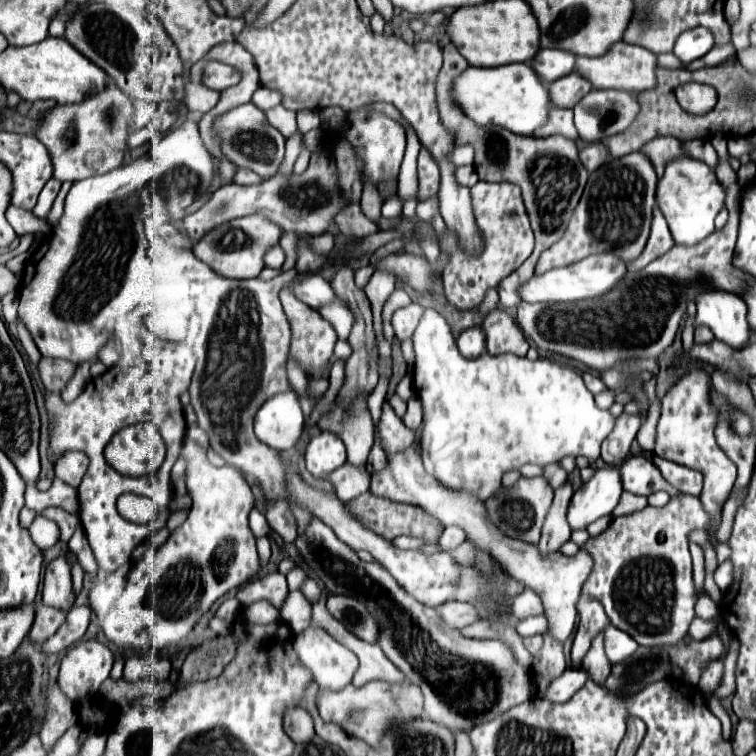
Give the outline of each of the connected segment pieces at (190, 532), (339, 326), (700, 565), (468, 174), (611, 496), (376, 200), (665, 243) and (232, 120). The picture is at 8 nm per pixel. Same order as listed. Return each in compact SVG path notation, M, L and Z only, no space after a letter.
M184 437L182 449L180 449L180 455L178 455L178 457L186 461L186 489L188 489L188 493L190 493L194 505L192 505L192 509L190 509L188 519L168 537L168 541L166 541L162 547L148 549L148 551L144 553L144 557L132 565L132 569L130 569L130 573L128 573L128 579L126 579L124 593L116 599L114 607L110 609L110 613L106 615L106 619L102 621L100 627L102 627L104 635L106 635L106 639L108 639L110 643L114 643L116 647L120 647L120 649L134 649L134 651L140 651L140 653L156 653L156 655L168 653L170 647L176 647L178 641L186 639L186 637L194 631L196 623L210 611L210 607L212 607L222 595L226 595L226 593L228 593L230 589L234 589L234 587L244 585L244 583L246 583L250 577L254 577L254 575L258 573L258 569L260 569L260 559L258 559L258 553L256 553L256 537L252 535L252 531L250 531L250 527L248 527L248 513L250 513L252 507L254 507L254 495L252 495L252 491L250 491L246 479L244 479L234 467L214 467L214 465L208 461L208 457L206 457L206 449L204 449L202 445L198 445L196 441L192 441L190 437Z
M336 297L334 301L322 305L318 311L324 319L328 319L334 325L334 329L338 333L338 339L348 341L348 335L350 335L352 325L354 325L354 315L352 315L348 303L342 301L340 297Z
M689 544L689 550L692 556L693 562L693 580L694 584L696 585L697 589L702 589L703 582L705 578L705 571L704 571L704 557L702 548L695 544Z
M466 165L466 167L458 167L456 169L456 181L464 187L472 187L474 183L478 183L478 175L474 171L472 165Z
M614 465L598 467L590 481L572 495L568 523L572 529L586 529L592 521L610 515L622 495L620 469Z
M364 187L364 193L362 193L362 213L364 213L370 221L378 223L380 217L382 217L382 215L380 215L380 207L382 207L382 199L378 197L376 189Z
M656 207L654 209L654 221L652 221L652 231L650 231L650 239L646 243L646 249L642 251L642 255L638 259L634 259L632 263L628 263L628 271L642 271L642 267L646 267L648 263L652 263L654 259L658 259L660 255L664 255L670 249L670 231L668 231L668 223L662 215L662 211Z
M244 103L240 107L234 107L234 109L226 111L224 115L216 117L216 121L212 125L212 133L218 137L222 153L236 167L250 169L264 179L276 175L276 171L284 159L284 135L276 127L266 123L266 115L254 103Z

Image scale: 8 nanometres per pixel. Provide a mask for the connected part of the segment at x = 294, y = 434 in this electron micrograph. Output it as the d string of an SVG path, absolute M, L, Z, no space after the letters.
M284 391L270 397L254 417L254 433L258 441L276 451L292 449L304 433L304 415L298 395Z

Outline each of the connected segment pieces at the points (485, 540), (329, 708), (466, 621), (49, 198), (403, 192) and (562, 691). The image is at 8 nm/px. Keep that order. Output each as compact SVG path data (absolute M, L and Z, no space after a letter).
M418 443L406 447L404 451L386 451L386 467L371 475L370 491L390 501L418 505L430 511L430 515L438 517L444 525L460 525L466 531L468 539L474 541L480 549L490 551L490 555L498 559L498 563L510 573L510 577L532 587L542 597L542 603L546 605L546 617L550 619L550 631L556 639L564 641L572 633L576 621L576 601L594 567L594 561L586 555L584 549L580 549L572 557L554 553L546 559L538 553L536 545L520 543L502 535L486 517L486 509L480 499L474 499L470 491L450 491L450 487L442 487L442 483L438 483L438 479L434 479L434 475L430 475L422 467L422 449L418 447Z
M370 681L364 687L346 685L342 691L324 691L318 695L320 717L328 723L344 727L350 735L364 739L370 745L378 745L382 731L402 717L402 721L422 715L422 693L416 685L396 687L382 681Z
M446 601L442 603L442 607L436 609L438 617L454 629L462 629L466 625L472 625L474 621L478 621L478 615L474 611L474 607L470 603L460 603L460 601Z
M50 179L50 181L44 185L44 189L42 189L42 193L40 193L40 197L38 197L38 203L36 203L36 207L32 209L32 213L34 213L36 217L46 217L46 215L50 213L50 209L52 209L52 203L54 203L58 191L60 191L60 181Z
M414 129L406 131L408 137L408 147L404 155L404 163L400 167L400 177L398 177L398 197L404 201L402 215L414 217L416 211L416 193L418 193L418 177L416 177L416 157L420 151L420 141L414 133Z
M566 669L558 679L552 681L546 697L548 697L550 701L564 703L564 701L568 701L576 691L580 691L588 679L590 679L590 675L588 675L588 671L584 671L584 669Z

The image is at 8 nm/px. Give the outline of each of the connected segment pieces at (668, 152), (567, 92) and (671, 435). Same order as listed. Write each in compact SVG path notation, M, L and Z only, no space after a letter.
M658 137L658 139L650 141L648 147L642 149L642 153L648 153L650 161L652 161L654 167L656 167L658 177L664 175L666 163L670 163L670 161L676 159L676 157L688 157L688 153L684 151L682 143L680 143L678 139L672 139L672 137Z
M576 71L572 75L566 75L566 77L550 83L550 99L552 99L554 107L570 109L590 91L592 91L592 83Z
M690 369L666 391L666 395L662 397L662 415L656 427L654 453L678 465L700 469L700 473L704 475L704 489L700 501L706 507L706 511L712 515L712 527L708 529L708 533L714 533L720 525L724 499L728 497L736 481L736 465L730 457L726 457L726 453L716 443L714 429L718 423L718 411L710 391L712 391L710 375L702 369Z

